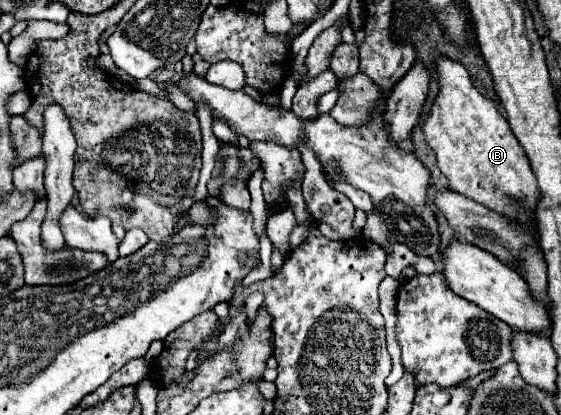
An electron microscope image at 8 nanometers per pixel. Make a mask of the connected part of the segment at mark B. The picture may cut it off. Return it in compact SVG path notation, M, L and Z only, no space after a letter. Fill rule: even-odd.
M438 55L438 57L436 57L436 61L434 61L434 71L436 71L436 77L438 77L438 95L436 95L436 99L434 99L434 103L432 103L432 109L430 109L430 113L428 113L428 117L426 117L426 121L424 121L424 125L422 125L422 133L424 133L424 139L426 139L428 147L436 153L438 167L440 167L440 171L448 177L450 189L454 189L454 191L458 191L458 193L462 193L462 195L466 195L466 197L474 199L476 203L482 203L484 207L488 207L488 209L492 209L492 211L496 211L496 213L500 213L500 215L506 215L506 217L516 217L516 219L524 221L526 213L534 213L534 209L536 209L536 201L538 201L538 197L540 197L540 191L538 191L538 185L536 185L534 173L532 173L532 169L530 169L528 157L524 155L524 149L520 147L518 139L512 135L512 129L510 129L508 121L506 121L506 119L504 119L504 115L496 109L496 105L494 105L490 99L486 99L486 97L484 97L484 95L482 95L482 93L480 93L480 91L472 85L470 75L468 75L468 71L466 71L466 67L464 67L462 63L452 61L452 59L448 59L446 55ZM516 199L520 199L520 201L524 203L524 211L526 211L526 213L524 213L524 211L518 211L518 209L514 207L514 201L516 201Z

